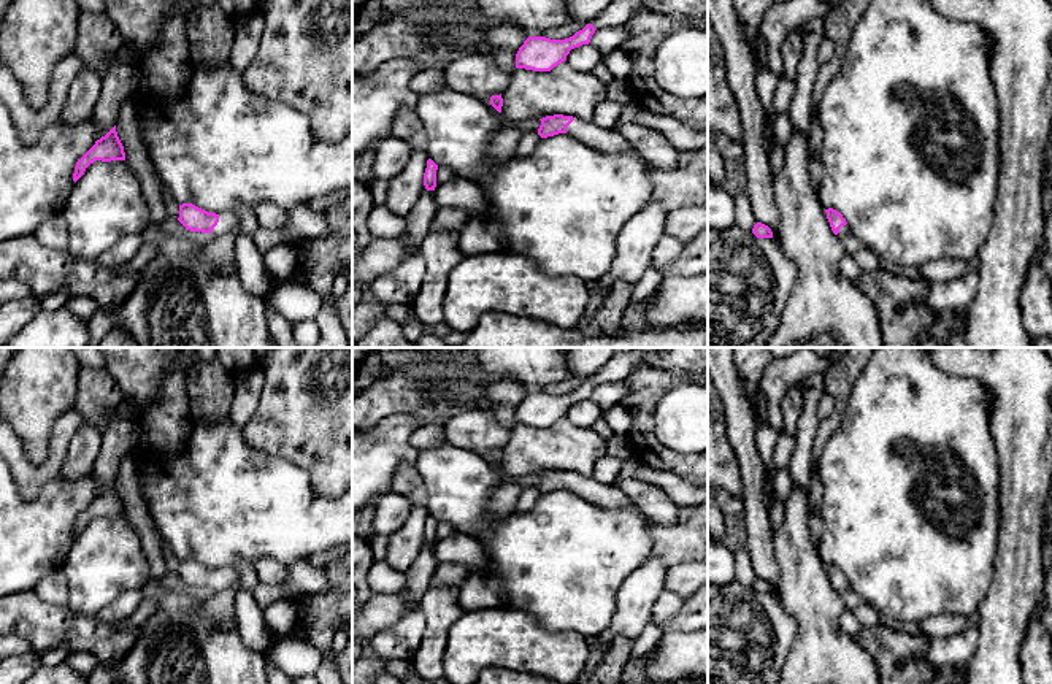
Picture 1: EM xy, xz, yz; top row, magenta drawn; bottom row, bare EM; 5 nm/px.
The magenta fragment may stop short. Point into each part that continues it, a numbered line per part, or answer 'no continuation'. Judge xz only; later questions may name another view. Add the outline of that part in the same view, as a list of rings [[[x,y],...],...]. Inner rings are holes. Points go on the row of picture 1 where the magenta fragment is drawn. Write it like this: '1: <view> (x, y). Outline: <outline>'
1: xz (587, 132). Outline: [[[574,117],[566,127],[566,133],[600,151],[635,151],[616,129],[603,129],[592,121]]]

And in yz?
1: yz (851, 243). Outline: [[[847,224],[839,229],[838,238],[843,243],[846,254],[854,256],[863,246]]]

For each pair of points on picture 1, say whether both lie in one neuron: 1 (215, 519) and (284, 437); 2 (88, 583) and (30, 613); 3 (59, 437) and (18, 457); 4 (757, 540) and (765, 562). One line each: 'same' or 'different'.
1: different
2: different
3: same
4: same

